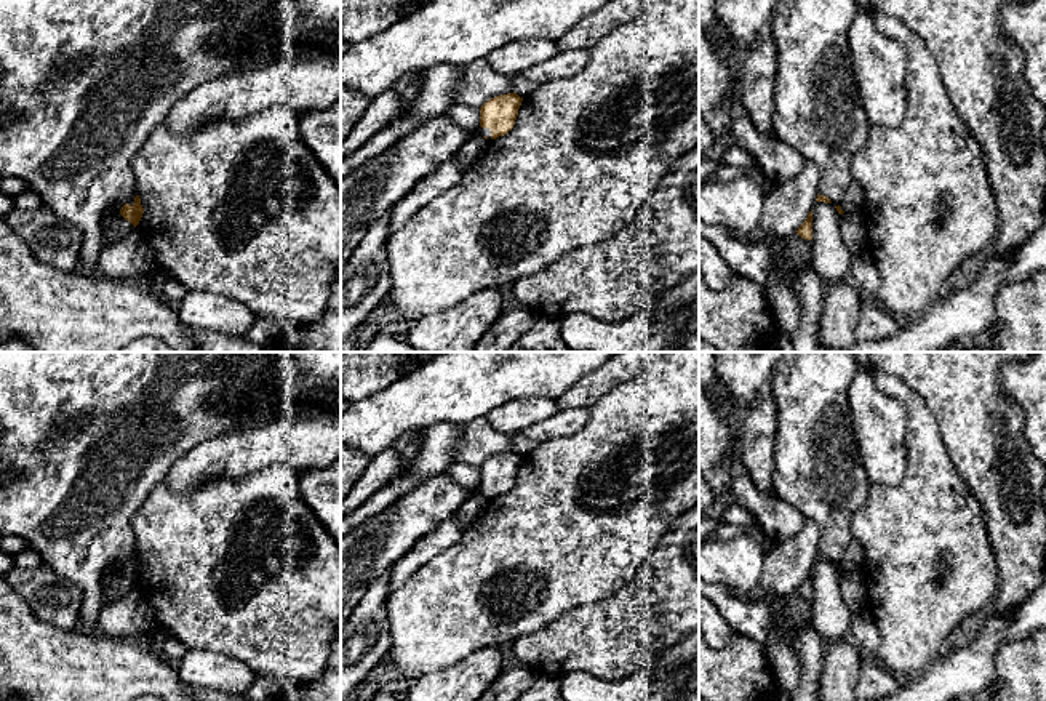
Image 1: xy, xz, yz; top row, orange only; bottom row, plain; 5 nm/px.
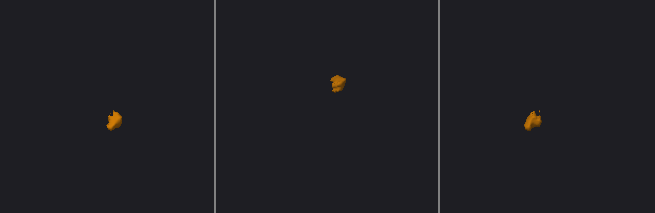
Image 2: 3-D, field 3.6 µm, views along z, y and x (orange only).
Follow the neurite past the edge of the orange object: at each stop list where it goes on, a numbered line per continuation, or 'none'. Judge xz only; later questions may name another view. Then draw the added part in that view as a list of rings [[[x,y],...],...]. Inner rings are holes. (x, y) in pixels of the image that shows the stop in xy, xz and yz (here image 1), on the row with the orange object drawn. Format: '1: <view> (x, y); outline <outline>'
1: xz (368, 192); outline [[[441,114],[341,179],[341,272],[371,226],[477,134],[491,141],[489,128],[464,131]]]

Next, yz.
1: yz (818, 111); outline [[[779,0],[771,21],[779,53],[774,136],[817,165],[817,194],[828,197],[835,206],[841,205],[852,184],[849,162],[864,147],[872,126],[860,102],[848,43],[857,13],[857,0]]]

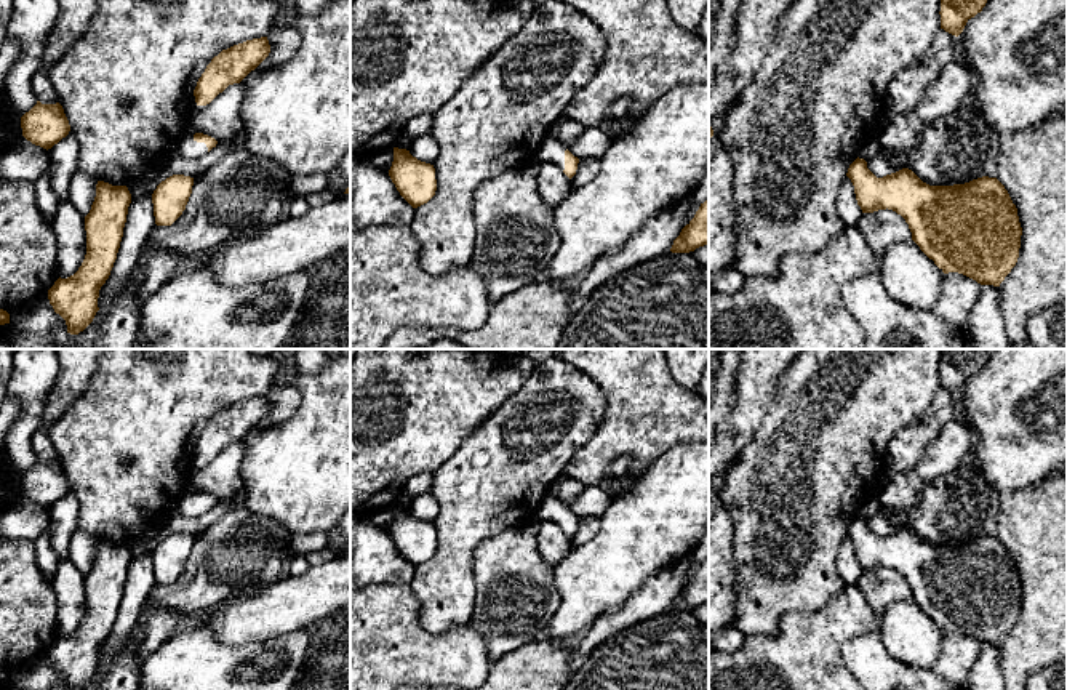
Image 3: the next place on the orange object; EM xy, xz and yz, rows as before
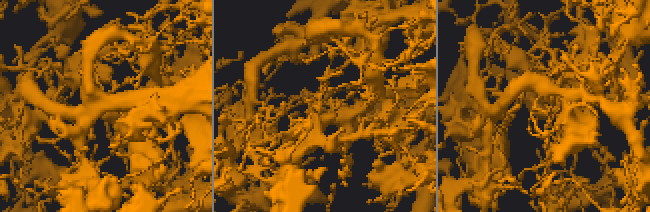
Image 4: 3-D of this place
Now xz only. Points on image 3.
1: xz (551, 149); outline [[[547,133],[537,152],[537,162],[552,162],[563,171],[565,150],[566,147],[561,142],[558,142],[552,134]]]

